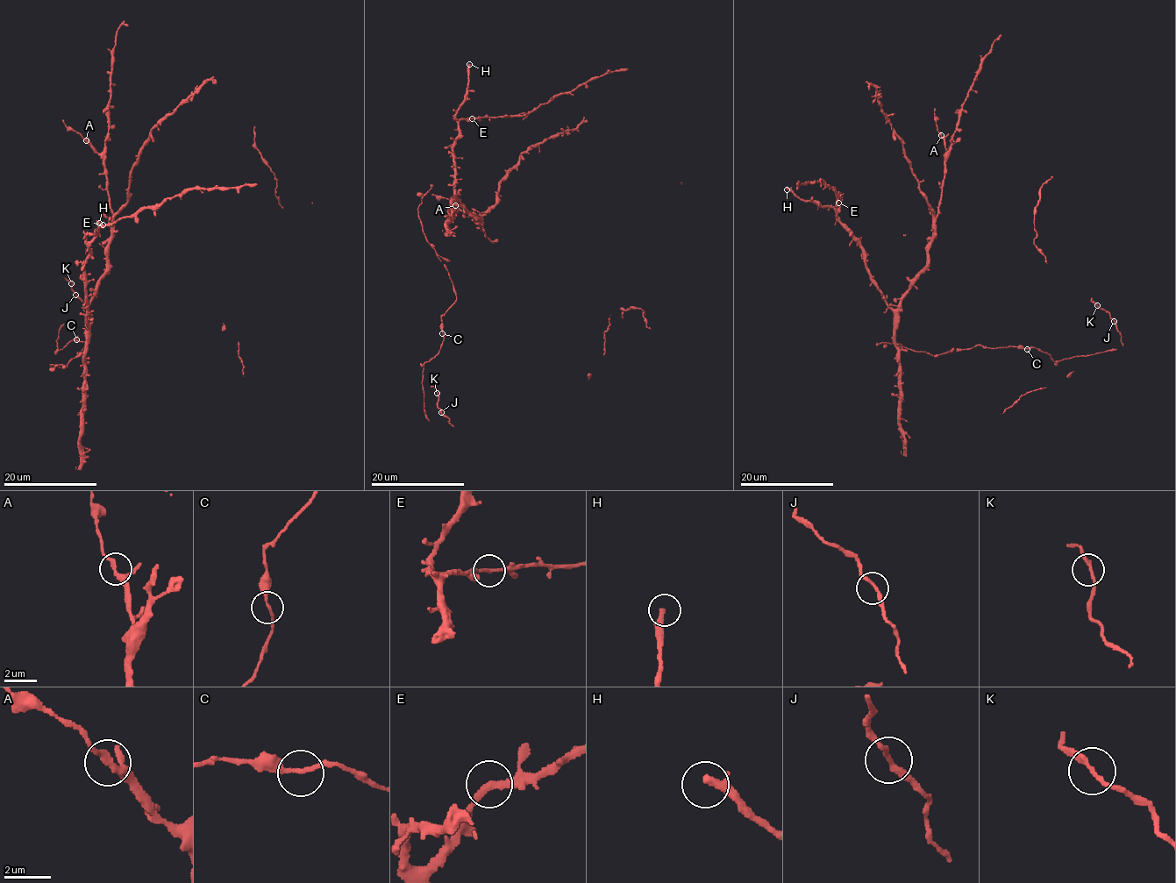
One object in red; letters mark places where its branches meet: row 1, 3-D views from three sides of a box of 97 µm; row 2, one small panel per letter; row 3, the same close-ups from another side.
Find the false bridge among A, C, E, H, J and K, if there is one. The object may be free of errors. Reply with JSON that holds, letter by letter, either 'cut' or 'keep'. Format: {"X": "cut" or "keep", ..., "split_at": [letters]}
{"A": "keep", "C": "keep", "E": "keep", "H": "keep", "J": "keep", "K": "keep", "split_at": []}

